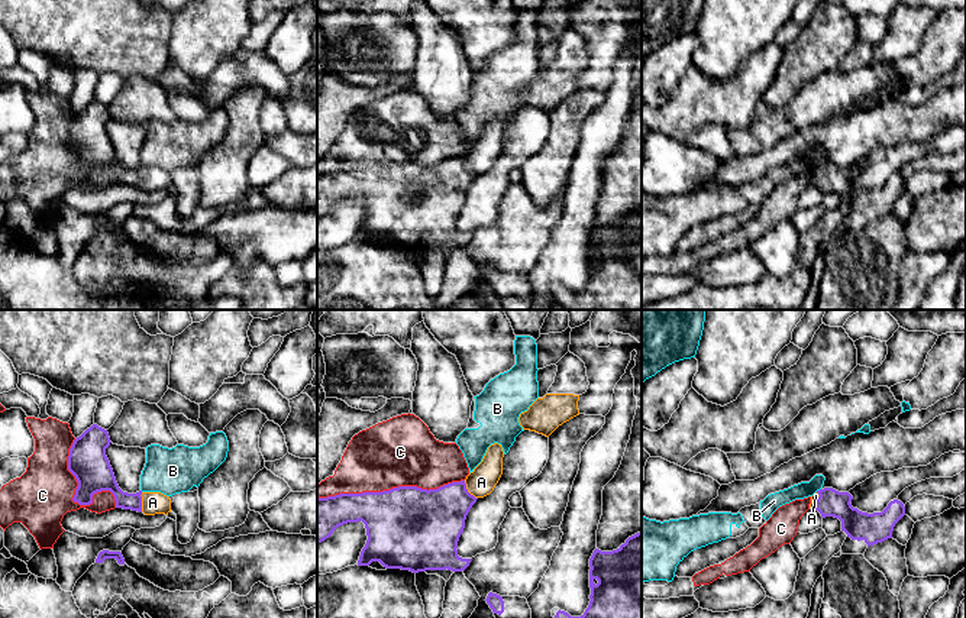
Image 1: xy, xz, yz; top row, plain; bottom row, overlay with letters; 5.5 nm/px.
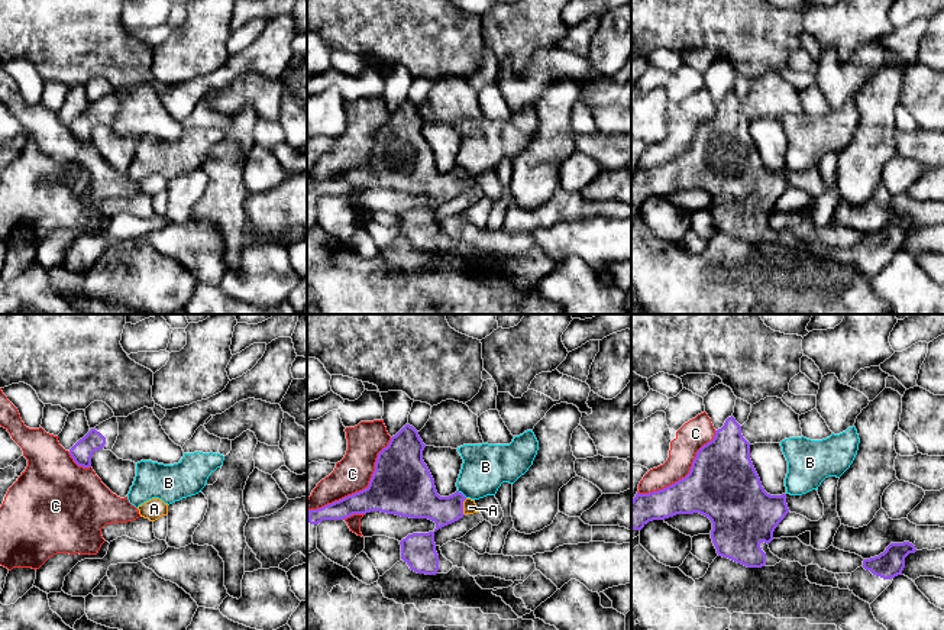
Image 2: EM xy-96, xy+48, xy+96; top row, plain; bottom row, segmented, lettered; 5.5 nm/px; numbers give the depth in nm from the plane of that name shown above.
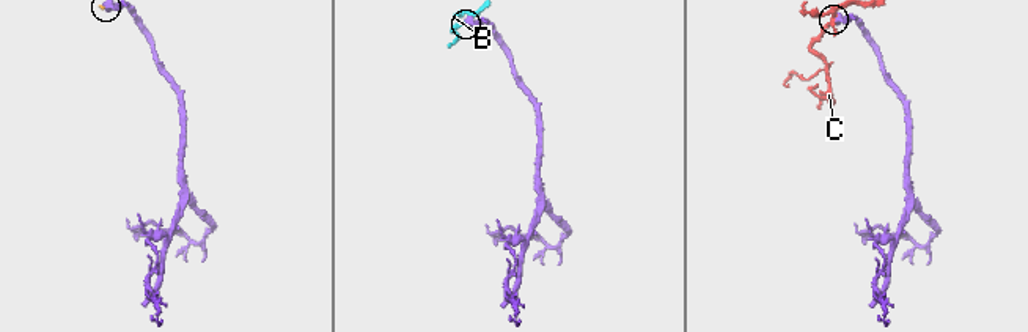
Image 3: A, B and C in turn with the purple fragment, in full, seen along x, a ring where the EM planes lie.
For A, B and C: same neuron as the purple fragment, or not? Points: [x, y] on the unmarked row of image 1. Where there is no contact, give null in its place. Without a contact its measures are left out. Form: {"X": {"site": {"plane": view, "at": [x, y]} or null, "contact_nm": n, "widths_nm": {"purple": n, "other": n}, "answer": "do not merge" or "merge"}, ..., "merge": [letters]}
{"A": {"site": {"plane": "xz", "at": [467, 167]}, "contact_nm": 130, "widths_nm": {"purple": 340, "other": 160}, "answer": "merge"}, "B": {"site": {"plane": "yz", "at": [817, 167]}, "contact_nm": 40, "widths_nm": {"purple": 150, "other": 90}, "answer": "do not merge"}, "C": {"site": {"plane": "xz", "at": [390, 165]}, "contact_nm": 800, "widths_nm": {"purple": 460, "other": 380}, "answer": "do not merge"}, "merge": ["A"]}

